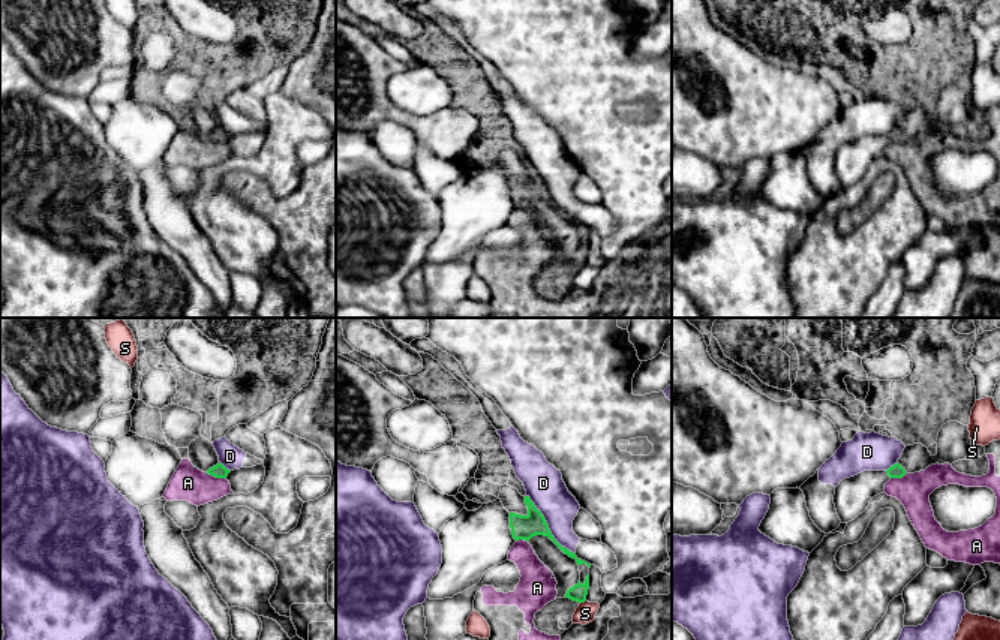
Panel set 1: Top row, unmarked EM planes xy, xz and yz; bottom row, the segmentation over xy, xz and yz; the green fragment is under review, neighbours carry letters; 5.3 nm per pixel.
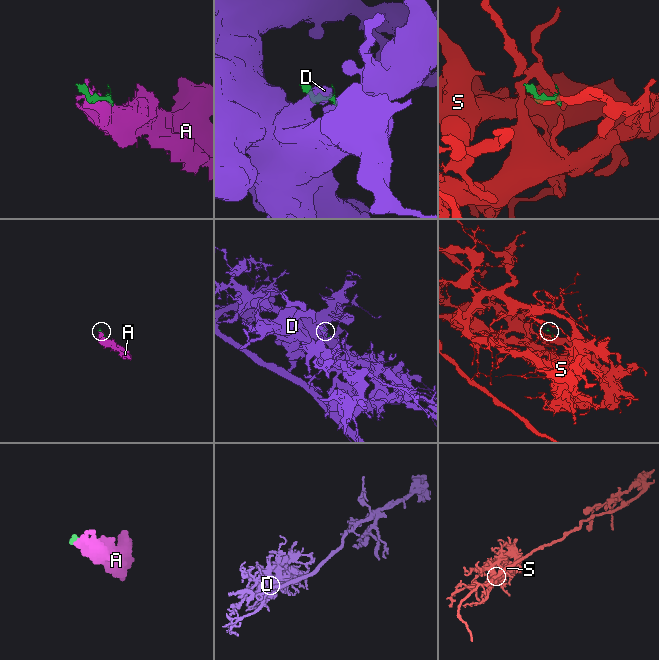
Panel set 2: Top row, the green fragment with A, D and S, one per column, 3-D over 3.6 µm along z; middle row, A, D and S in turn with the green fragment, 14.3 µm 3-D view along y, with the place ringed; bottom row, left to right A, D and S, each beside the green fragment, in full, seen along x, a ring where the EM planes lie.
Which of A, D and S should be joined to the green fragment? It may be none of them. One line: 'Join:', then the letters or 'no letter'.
Join: A

